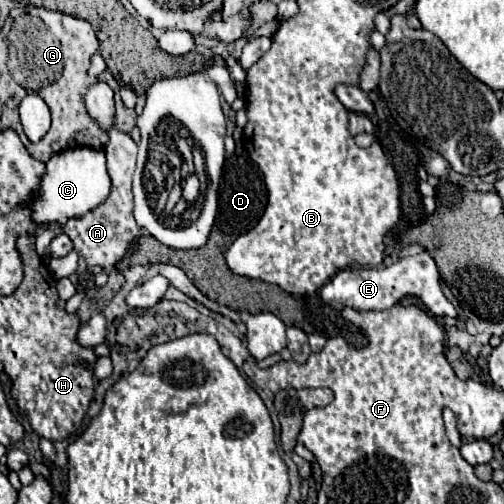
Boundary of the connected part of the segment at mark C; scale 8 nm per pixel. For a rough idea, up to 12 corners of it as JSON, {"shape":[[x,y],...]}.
{"shape":[[69,148],[47,162],[33,220],[83,216],[109,196],[105,152]]}

